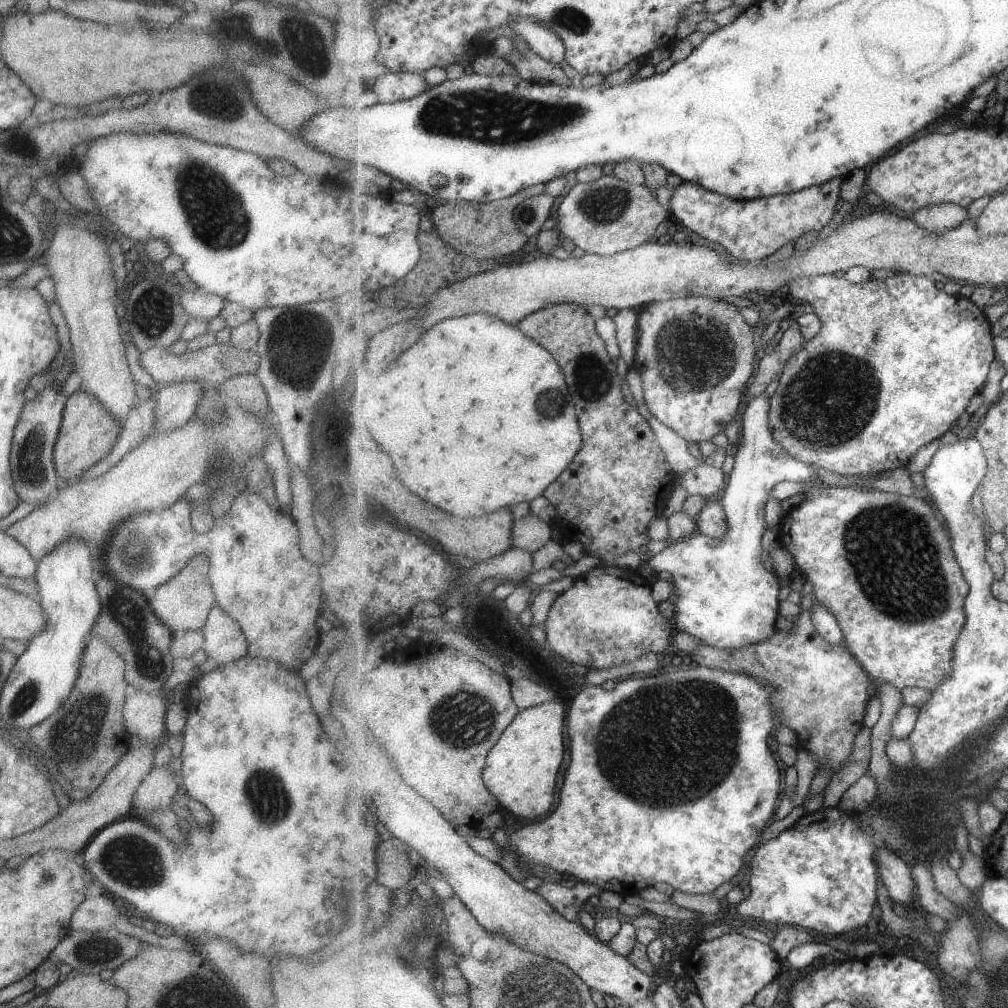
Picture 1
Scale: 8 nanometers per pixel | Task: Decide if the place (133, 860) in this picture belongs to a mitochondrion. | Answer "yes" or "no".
yes

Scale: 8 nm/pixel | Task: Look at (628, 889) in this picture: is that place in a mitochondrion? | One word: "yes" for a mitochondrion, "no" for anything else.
no

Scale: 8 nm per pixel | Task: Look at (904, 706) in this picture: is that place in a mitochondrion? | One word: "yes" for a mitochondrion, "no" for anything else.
no

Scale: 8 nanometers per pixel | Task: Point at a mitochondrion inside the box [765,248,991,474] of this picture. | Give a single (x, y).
(833, 397)

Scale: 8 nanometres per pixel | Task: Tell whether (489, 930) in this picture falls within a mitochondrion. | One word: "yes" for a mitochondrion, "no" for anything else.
no

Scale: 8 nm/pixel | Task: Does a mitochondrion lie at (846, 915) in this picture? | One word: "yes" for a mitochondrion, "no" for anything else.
no

